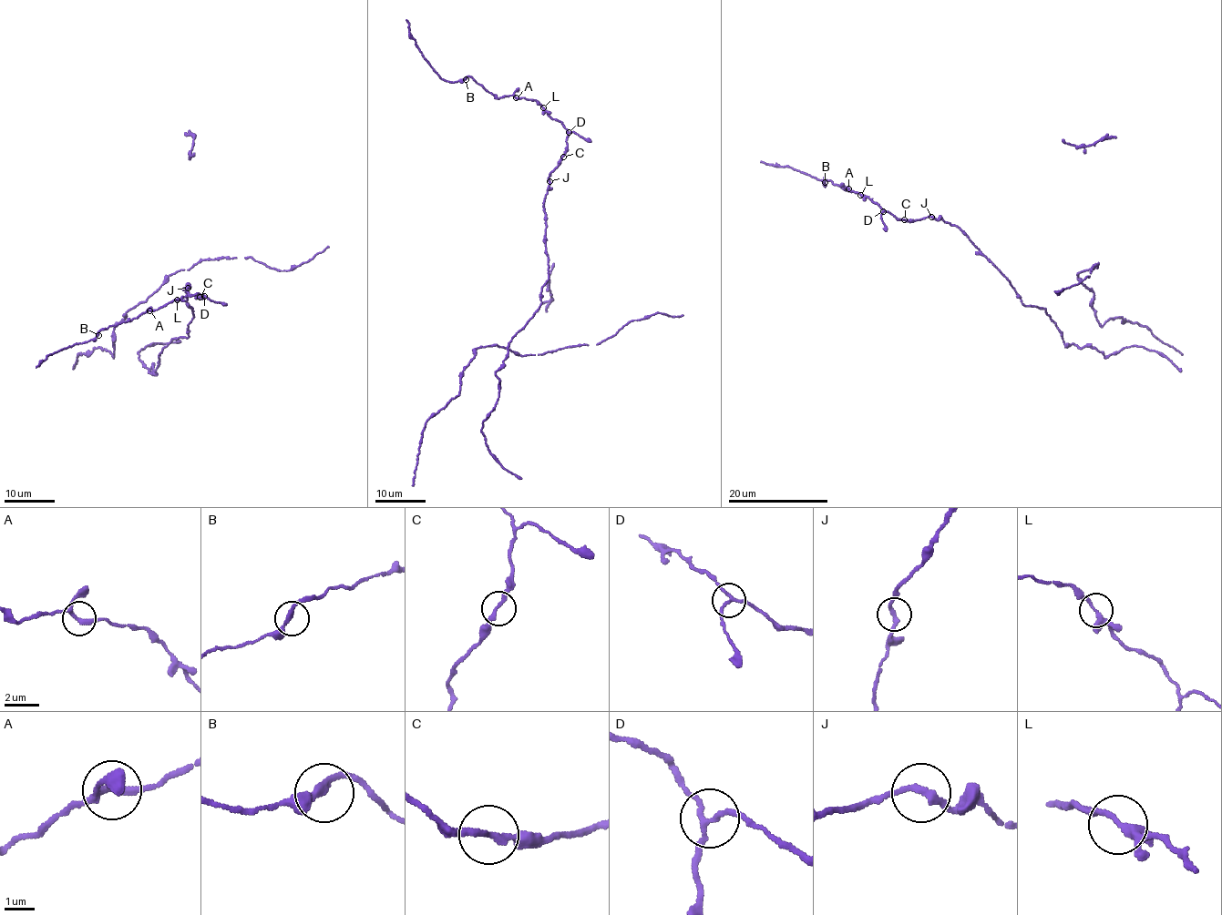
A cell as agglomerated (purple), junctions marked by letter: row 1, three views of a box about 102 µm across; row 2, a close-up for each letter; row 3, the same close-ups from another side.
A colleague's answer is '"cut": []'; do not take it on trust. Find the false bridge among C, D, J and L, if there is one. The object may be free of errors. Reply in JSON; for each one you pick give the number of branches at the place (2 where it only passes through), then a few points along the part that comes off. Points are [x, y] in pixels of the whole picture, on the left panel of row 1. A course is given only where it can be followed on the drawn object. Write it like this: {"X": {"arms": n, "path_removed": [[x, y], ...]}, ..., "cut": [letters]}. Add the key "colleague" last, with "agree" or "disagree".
{"cut": [], "colleague": "agree"}

